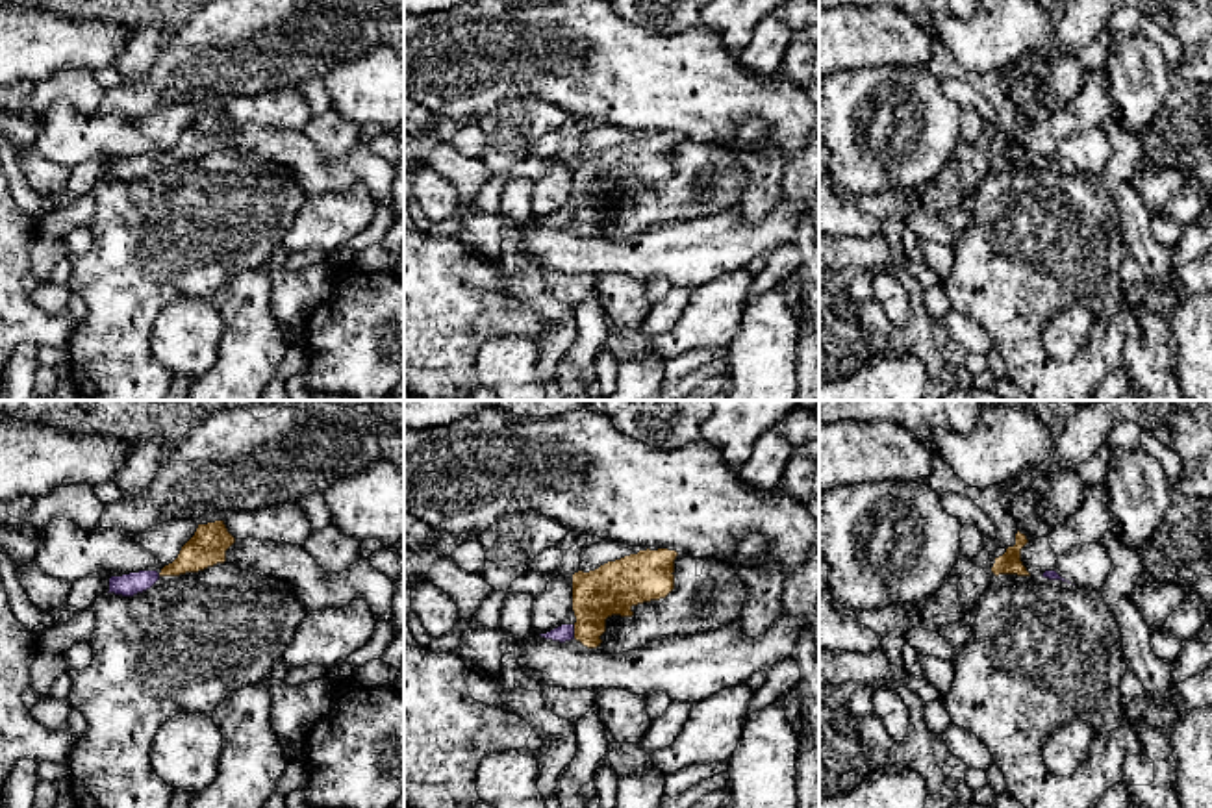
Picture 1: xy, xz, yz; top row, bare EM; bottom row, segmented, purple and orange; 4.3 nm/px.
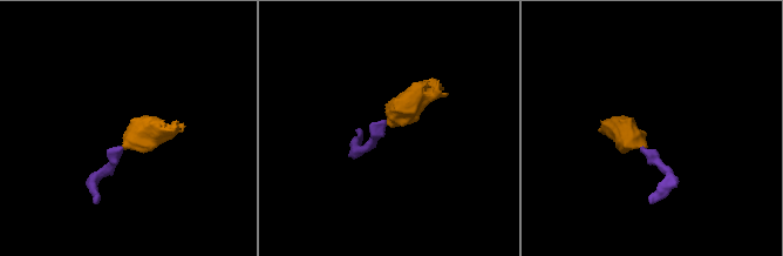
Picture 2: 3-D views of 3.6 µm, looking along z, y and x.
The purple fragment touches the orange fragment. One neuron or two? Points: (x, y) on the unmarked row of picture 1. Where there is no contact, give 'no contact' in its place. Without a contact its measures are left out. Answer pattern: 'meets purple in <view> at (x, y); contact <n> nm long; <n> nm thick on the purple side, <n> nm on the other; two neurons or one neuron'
meets purple in xz at (573, 217); contact 60 nm long; 80 nm thick on the purple side, 220 nm on the other; one neuron

